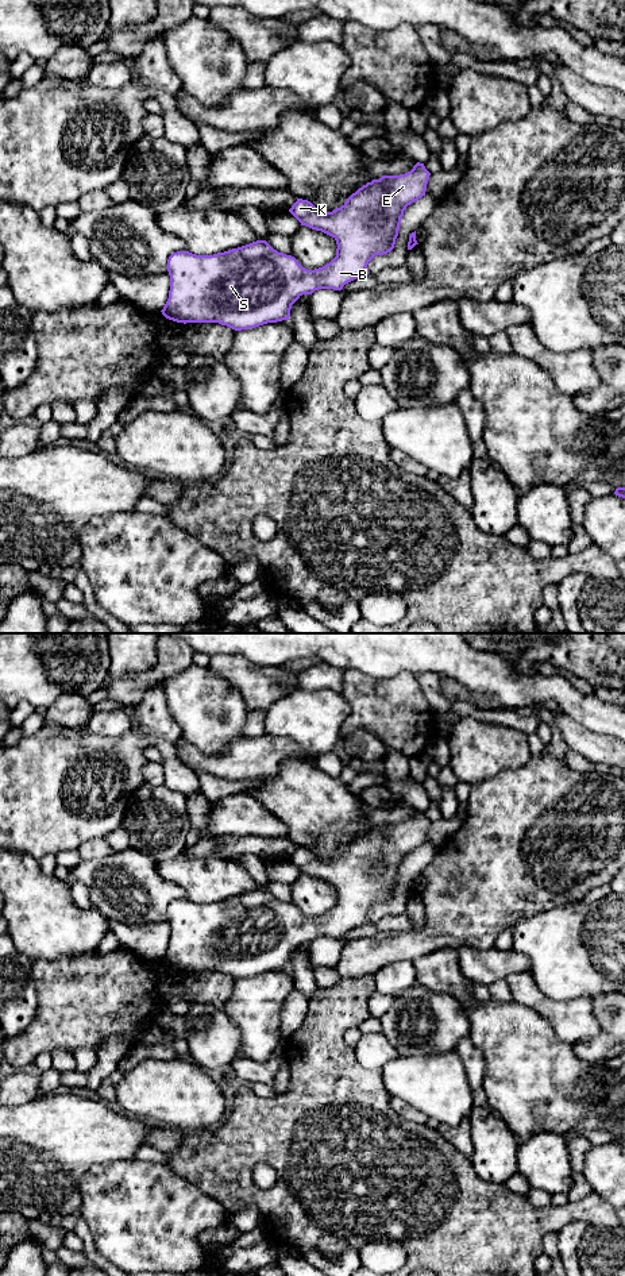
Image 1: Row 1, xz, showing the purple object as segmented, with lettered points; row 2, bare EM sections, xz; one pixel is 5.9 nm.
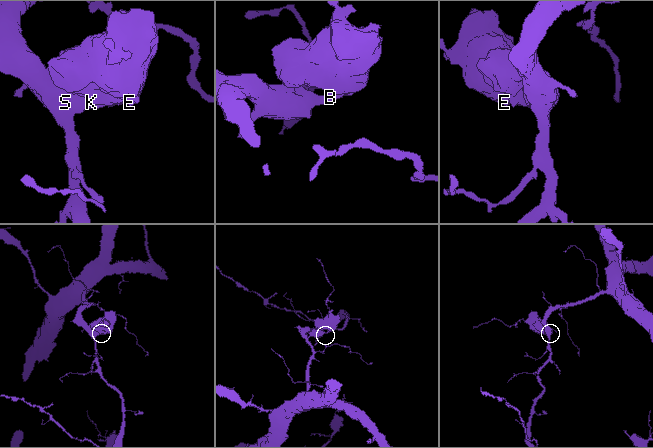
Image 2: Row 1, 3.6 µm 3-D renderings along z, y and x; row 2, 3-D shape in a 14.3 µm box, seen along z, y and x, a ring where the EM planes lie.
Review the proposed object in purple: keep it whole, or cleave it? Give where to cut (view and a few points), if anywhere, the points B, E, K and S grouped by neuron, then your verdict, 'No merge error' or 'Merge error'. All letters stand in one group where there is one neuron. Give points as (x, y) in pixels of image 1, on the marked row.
No split. Groups: B E K S. No merge error

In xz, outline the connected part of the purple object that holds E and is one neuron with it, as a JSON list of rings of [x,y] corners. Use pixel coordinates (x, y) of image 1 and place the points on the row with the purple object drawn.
[[[417,162],[405,174],[367,182],[332,212],[321,212],[310,201],[297,198],[289,212],[301,225],[332,236],[337,244],[336,257],[316,270],[302,267],[294,257],[278,252],[266,240],[213,255],[173,252],[167,259],[170,290],[162,315],[177,323],[219,323],[235,331],[289,320],[292,305],[302,294],[319,289],[342,290],[346,284],[369,274],[367,265],[375,255],[394,248],[404,211],[425,196],[429,176],[424,163]]]

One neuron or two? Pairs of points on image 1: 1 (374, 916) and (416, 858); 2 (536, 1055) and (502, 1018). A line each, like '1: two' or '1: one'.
1: one
2: one

